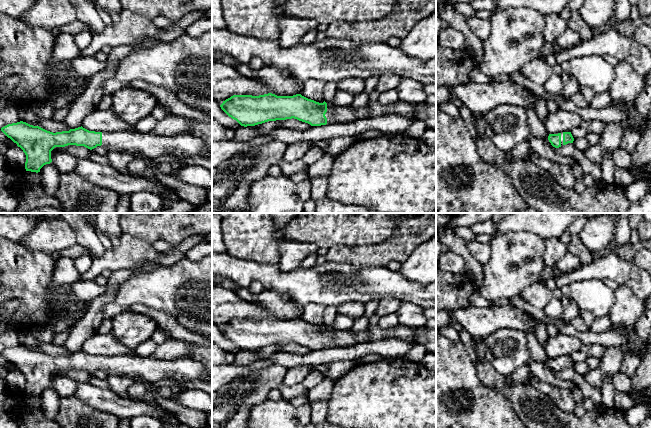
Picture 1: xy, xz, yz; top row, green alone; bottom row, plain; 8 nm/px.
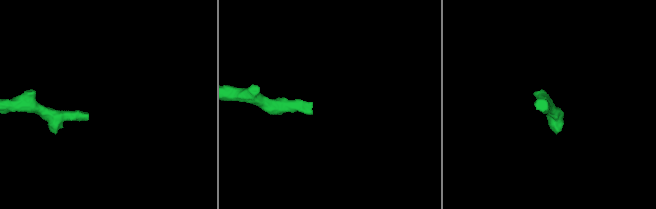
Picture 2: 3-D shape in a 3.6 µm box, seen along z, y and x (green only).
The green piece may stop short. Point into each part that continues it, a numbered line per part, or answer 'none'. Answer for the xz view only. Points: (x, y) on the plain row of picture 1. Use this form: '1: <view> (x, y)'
1: xz (335, 338)

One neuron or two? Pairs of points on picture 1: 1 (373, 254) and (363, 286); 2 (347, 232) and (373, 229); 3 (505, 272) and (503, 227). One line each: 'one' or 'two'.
1: two
2: one
3: two

